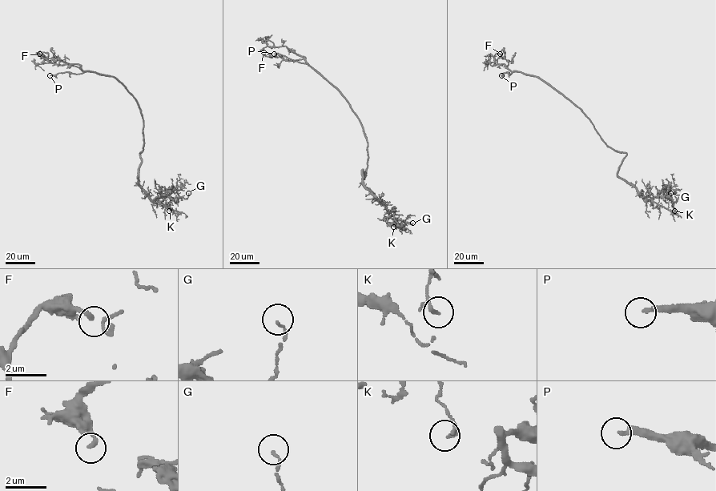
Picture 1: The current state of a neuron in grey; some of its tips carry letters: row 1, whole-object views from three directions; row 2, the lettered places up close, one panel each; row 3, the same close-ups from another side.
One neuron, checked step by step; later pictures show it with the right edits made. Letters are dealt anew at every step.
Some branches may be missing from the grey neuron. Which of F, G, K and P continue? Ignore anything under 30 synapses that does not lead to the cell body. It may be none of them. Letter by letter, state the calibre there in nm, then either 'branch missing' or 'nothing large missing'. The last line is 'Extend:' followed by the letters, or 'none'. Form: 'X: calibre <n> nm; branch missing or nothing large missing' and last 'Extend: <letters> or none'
F: calibre 200 nm; nothing large missing
G: calibre 120 nm; nothing large missing
K: calibre 120 nm; nothing large missing
P: calibre 260 nm; branch missing
Extend: P

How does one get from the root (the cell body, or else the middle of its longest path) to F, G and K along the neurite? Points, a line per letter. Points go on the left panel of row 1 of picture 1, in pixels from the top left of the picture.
F: (142, 118), (136, 100), (114, 77), (84, 71), (78, 64), (54, 64), (39, 54)
G: (142, 118), (143, 146), (140, 154), (138, 184), (151, 199), (166, 196), (186, 198), (188, 193)
K: (142, 118), (143, 146), (140, 154), (138, 184), (151, 199), (167, 196), (170, 200), (167, 203), (169, 211)

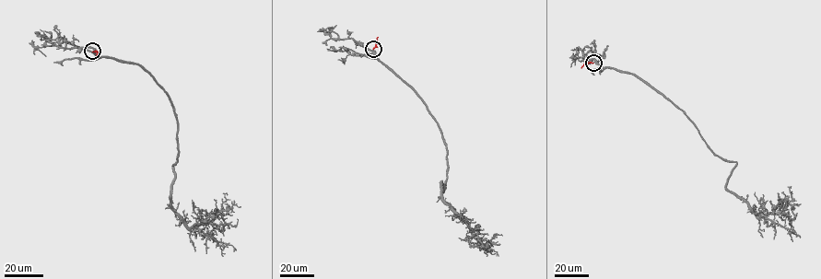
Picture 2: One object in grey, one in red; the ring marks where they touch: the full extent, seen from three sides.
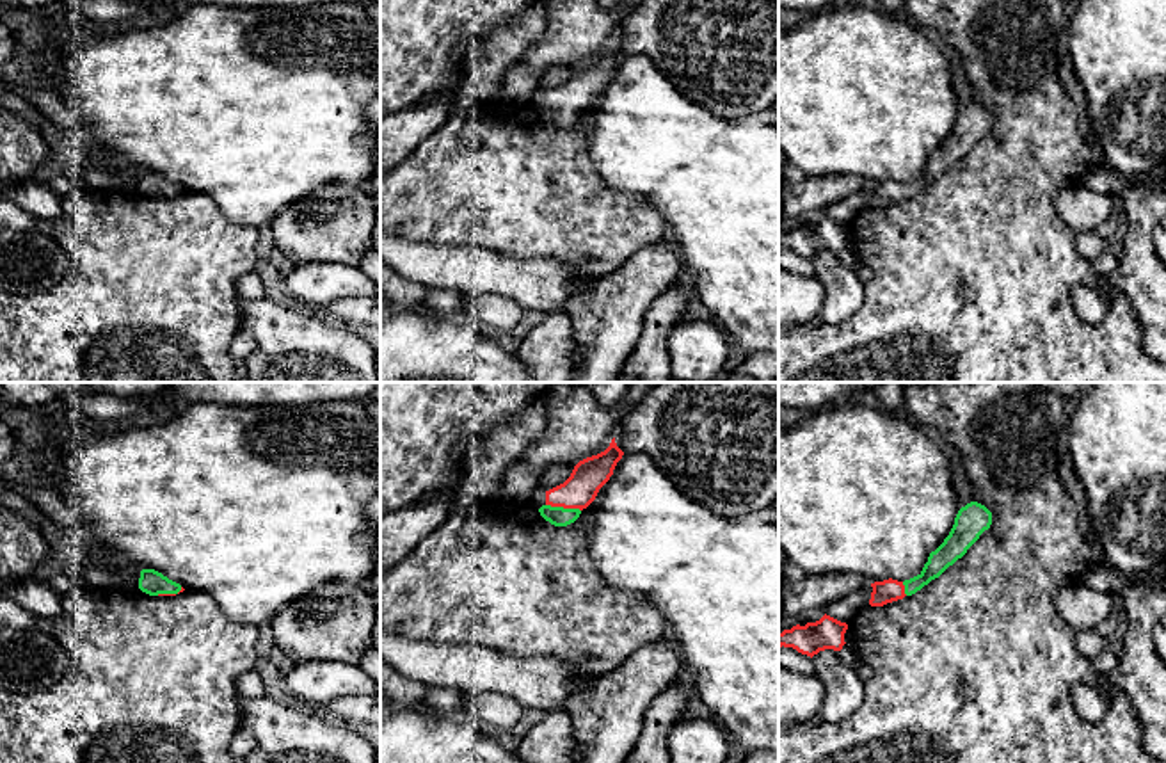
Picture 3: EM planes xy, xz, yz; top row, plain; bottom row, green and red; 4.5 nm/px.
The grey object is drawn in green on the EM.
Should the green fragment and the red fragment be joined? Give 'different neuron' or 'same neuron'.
same neuron

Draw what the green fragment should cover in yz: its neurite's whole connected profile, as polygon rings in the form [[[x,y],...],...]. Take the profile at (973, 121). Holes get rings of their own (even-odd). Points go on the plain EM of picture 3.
[[[970,103],[962,108],[954,119],[954,126],[944,144],[930,155],[922,173],[905,183],[883,181],[871,185],[873,194],[869,206],[883,208],[887,205],[912,197],[938,180],[949,167],[962,160],[967,151],[979,141],[979,137],[992,126],[992,114],[978,105]]]

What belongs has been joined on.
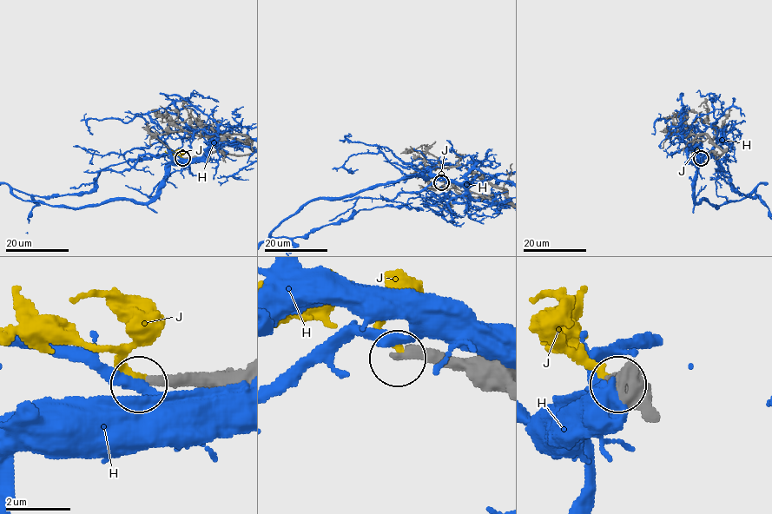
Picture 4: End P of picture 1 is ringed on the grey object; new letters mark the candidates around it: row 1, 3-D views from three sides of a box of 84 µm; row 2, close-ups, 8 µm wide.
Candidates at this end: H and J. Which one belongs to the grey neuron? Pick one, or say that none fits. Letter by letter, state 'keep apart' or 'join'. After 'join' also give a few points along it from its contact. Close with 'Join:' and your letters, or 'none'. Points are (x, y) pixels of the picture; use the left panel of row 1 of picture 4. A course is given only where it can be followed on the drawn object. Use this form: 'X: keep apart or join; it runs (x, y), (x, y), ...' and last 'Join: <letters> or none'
H: keep apart
J: keep apart
Join: none

